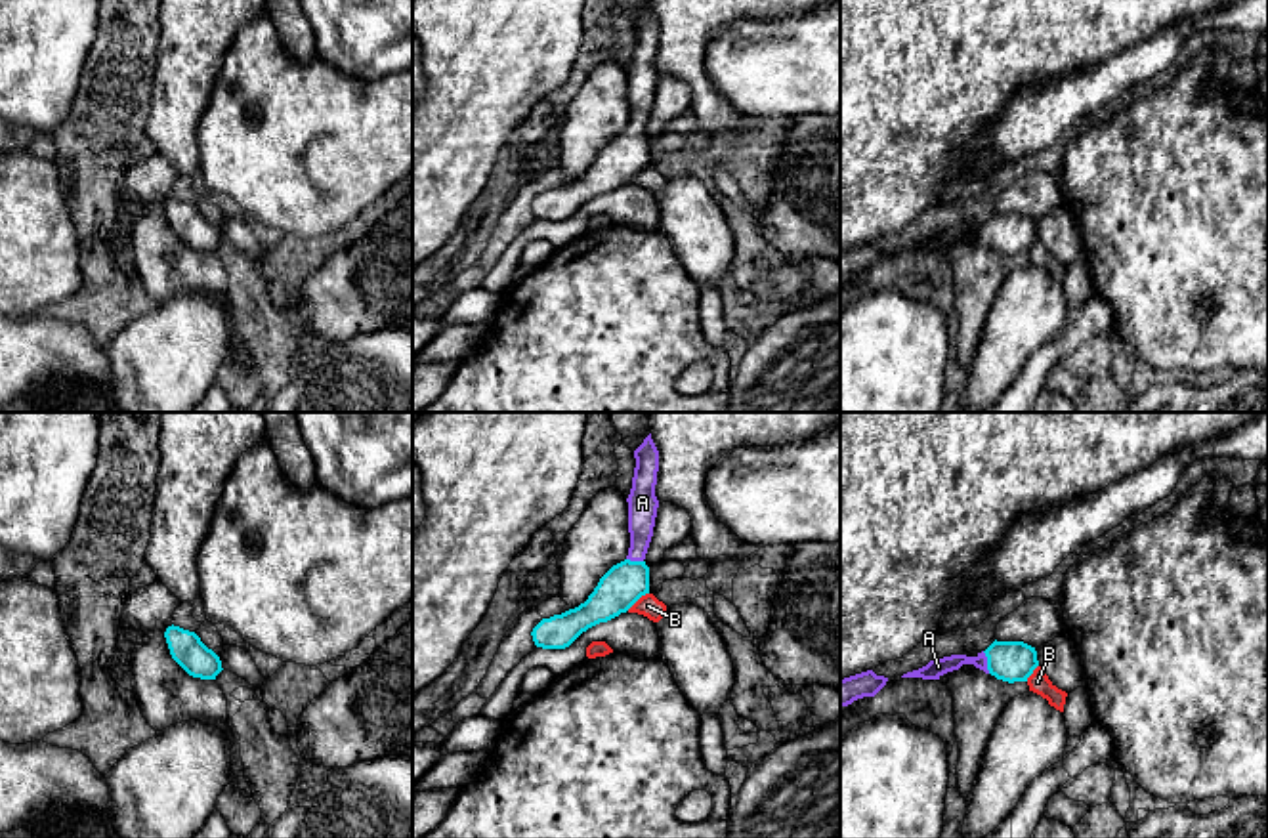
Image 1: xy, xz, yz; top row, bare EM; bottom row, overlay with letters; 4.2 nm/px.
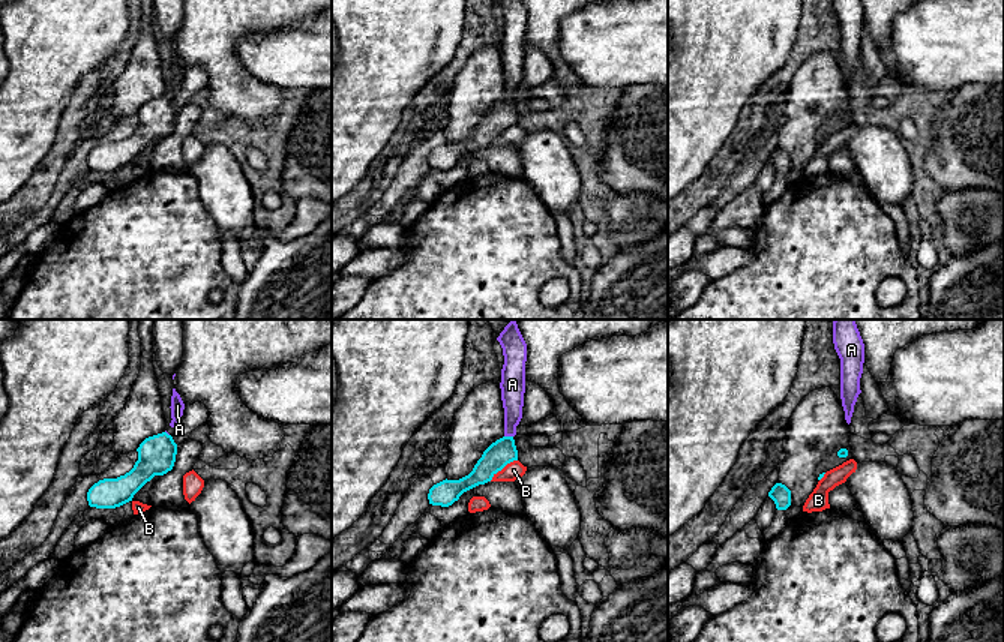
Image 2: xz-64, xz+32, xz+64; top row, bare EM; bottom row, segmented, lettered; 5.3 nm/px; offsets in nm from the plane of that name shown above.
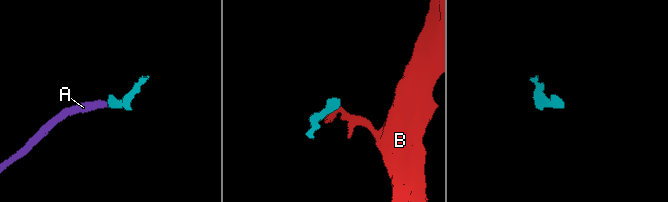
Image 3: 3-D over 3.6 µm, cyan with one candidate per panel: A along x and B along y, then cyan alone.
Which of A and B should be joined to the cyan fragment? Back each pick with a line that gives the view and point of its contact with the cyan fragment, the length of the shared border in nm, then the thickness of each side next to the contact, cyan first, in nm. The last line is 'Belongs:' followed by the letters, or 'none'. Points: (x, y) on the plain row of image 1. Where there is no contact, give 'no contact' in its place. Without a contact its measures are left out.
A: yz (988, 235) | 100 nm | 180/80 nm
Belongs: A

